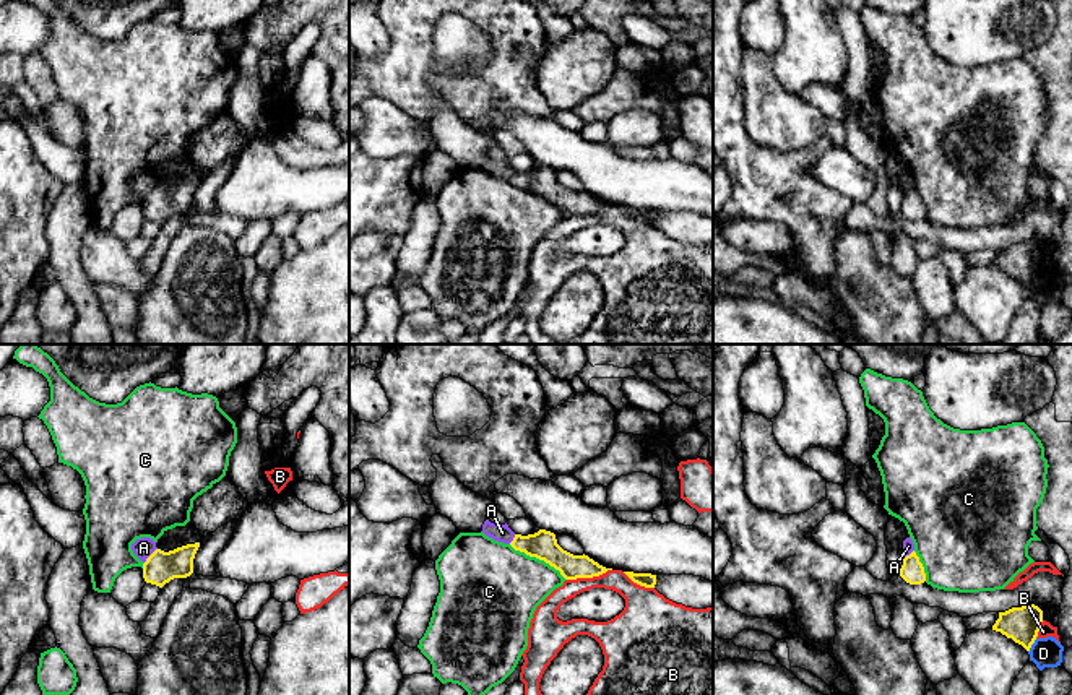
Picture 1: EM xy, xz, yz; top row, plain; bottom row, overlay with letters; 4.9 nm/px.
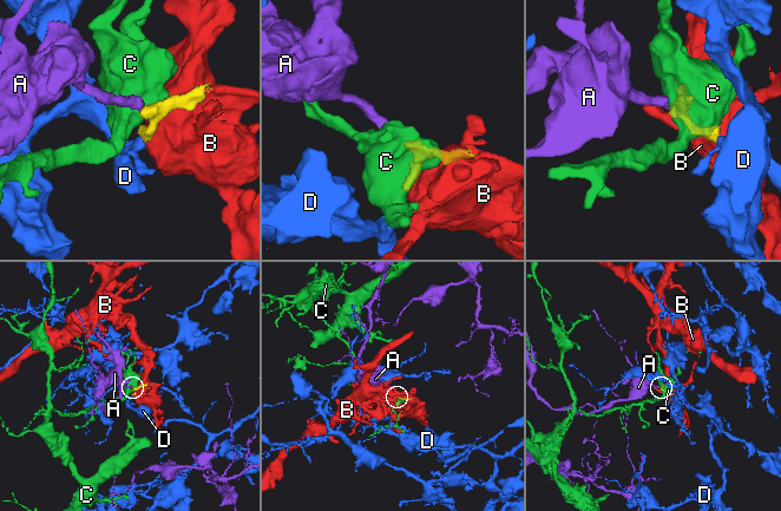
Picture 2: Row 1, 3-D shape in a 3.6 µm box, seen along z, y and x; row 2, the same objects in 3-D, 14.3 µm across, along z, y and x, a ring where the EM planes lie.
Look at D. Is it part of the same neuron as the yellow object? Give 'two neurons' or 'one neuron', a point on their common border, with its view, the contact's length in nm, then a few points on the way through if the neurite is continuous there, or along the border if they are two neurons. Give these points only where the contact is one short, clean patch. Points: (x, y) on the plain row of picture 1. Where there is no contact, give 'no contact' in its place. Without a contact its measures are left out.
two neurons | yz (1033, 278) | 100 nm | along yz (1037, 271), (1028, 288)

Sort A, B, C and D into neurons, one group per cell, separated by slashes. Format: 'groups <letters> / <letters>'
groups A / B / C / D

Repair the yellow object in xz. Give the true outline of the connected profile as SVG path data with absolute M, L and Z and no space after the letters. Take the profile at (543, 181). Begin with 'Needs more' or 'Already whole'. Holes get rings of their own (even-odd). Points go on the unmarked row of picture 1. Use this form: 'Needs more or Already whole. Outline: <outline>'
Already whole. Outline: M539 166L538 169L528 172L515 171L510 182L530 193L544 196L559 206L565 216L593 214L612 206L599 201L585 190L573 192L564 187L557 180L555 171L546 166Z

